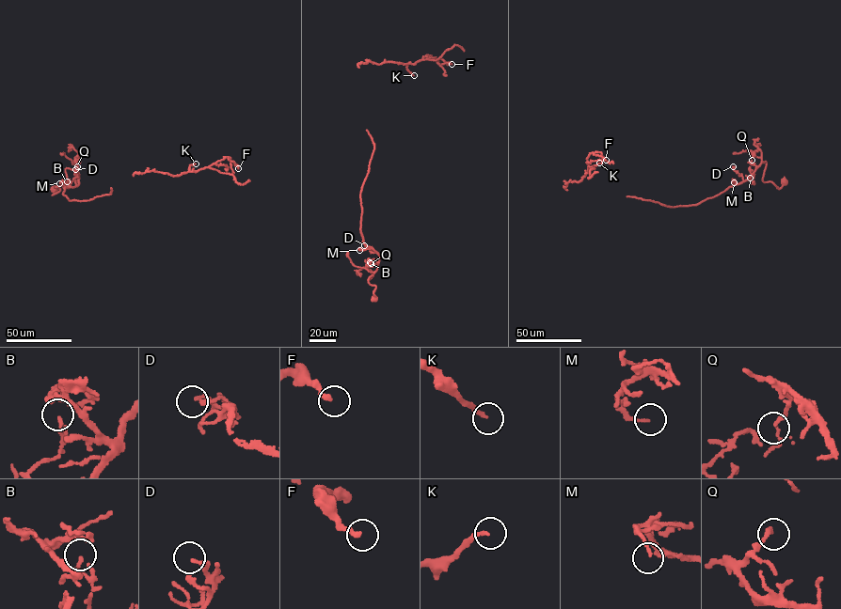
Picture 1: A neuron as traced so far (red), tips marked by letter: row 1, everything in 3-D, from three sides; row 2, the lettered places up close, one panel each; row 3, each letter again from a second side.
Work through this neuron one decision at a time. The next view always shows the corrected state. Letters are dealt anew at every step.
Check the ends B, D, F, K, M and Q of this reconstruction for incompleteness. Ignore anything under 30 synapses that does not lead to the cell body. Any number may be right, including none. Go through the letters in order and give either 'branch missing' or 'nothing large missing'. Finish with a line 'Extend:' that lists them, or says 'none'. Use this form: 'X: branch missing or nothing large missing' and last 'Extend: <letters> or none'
B: nothing large missing
D: nothing large missing
F: nothing large missing
K: branch missing
M: nothing large missing
Q: nothing large missing
Extend: K

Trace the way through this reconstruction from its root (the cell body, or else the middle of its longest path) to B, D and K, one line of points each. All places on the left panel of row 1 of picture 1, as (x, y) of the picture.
B: (55, 189), (52, 195), (66, 181), (65, 169), (76, 170), (78, 179), (69, 188), (67, 181)
D: (55, 189), (52, 195), (60, 190), (55, 186), (66, 181), (66, 168), (76, 170), (77, 185), (75, 169)
K: (55, 189), (66, 168), (79, 182), (63, 194), (80, 201), (111, 194), (135, 173), (180, 176), (196, 163)

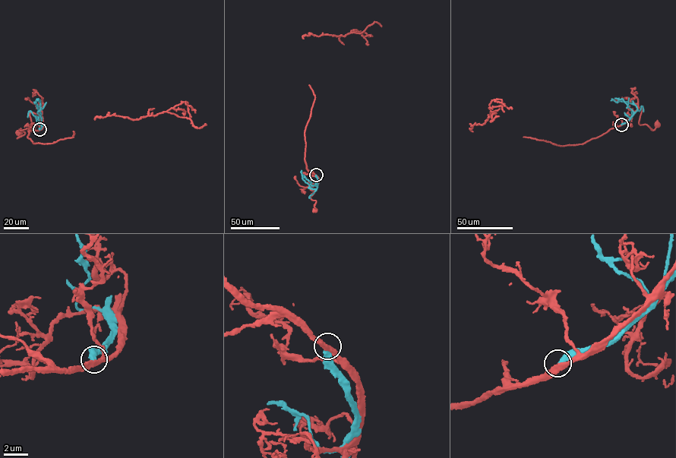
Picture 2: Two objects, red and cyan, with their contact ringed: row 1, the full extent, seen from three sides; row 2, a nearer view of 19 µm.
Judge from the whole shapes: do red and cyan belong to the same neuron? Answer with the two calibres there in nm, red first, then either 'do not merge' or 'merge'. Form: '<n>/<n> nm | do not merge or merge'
400/400 nm | do not merge

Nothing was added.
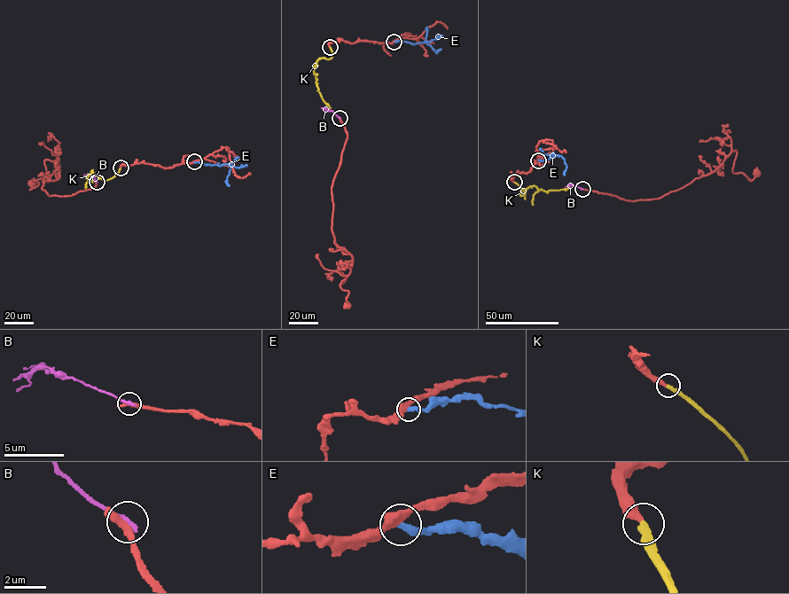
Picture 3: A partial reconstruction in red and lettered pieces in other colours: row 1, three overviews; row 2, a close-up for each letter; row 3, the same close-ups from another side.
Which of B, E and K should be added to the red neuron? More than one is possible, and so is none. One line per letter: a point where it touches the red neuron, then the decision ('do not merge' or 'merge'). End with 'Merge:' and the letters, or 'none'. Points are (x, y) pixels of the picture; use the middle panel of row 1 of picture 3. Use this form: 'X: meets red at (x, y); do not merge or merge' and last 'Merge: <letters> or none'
B: meets red at (339, 118); do not merge
E: meets red at (394, 42); do not merge
K: meets red at (330, 47); merge
Merge: K

